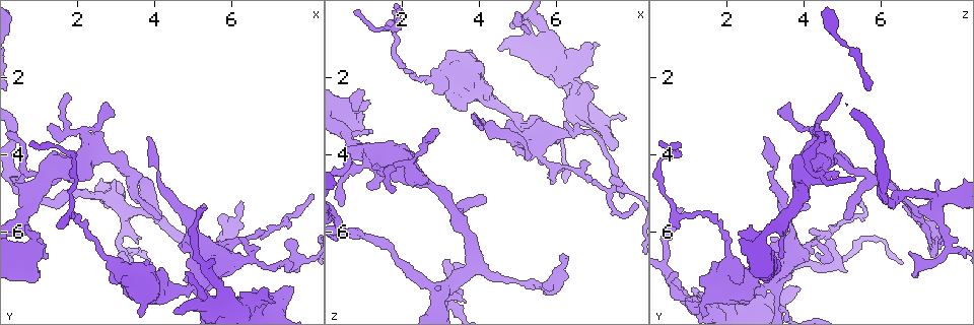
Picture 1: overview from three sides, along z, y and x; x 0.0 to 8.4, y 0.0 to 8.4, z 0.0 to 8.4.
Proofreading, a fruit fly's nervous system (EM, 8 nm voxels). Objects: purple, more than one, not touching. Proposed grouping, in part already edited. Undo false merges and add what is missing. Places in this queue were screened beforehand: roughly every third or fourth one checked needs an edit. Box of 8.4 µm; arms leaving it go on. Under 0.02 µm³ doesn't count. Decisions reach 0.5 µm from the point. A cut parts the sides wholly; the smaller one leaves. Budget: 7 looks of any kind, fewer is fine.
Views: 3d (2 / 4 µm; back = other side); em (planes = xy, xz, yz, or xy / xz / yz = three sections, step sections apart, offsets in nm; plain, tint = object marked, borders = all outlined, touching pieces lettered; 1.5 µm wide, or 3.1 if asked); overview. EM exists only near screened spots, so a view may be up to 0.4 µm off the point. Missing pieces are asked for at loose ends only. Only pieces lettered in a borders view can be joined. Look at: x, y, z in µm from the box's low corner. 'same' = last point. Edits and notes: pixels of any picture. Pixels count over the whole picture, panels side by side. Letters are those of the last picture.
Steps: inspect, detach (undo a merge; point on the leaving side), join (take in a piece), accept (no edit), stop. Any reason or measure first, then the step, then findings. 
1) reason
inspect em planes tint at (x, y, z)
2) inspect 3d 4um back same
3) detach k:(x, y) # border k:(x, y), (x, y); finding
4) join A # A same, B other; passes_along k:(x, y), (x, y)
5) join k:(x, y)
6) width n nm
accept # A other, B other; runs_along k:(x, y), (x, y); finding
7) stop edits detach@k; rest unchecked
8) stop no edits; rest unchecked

free end
inspect 3d 4um back at (7.55, 7.55, 3.85)

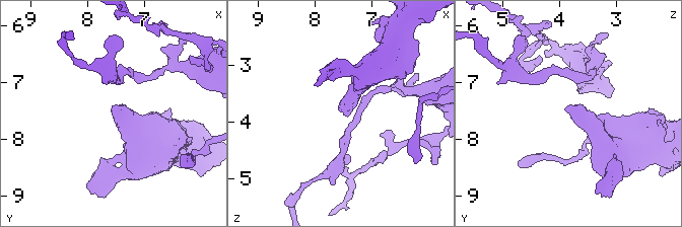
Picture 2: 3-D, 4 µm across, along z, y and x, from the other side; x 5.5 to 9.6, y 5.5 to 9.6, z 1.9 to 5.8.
inspect em planes borders at (7.50, 7.50, 3.85)

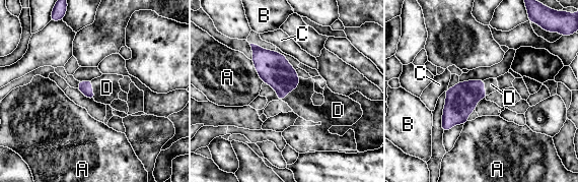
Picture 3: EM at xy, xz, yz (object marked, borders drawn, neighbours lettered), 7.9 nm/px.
join 3:(299, 100) # A other, B other, C other, D same; passes_along 3:(273, 68), (293, 88), (299, 100); it goes on there

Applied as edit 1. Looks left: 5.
free end
inspect em planes borders at (4.15, 5.60, 5.05)

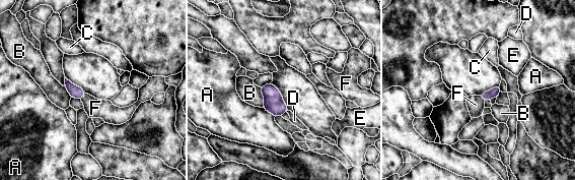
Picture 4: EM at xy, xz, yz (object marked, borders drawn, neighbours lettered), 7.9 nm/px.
join 4:(95, 108) # A other, B other, C other, D other, E other, F same; passes_along 4:(75, 92), (83, 96), (95, 108); the neuron continues

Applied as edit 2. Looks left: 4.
stop edits join@3, join@4; rest unchecked

